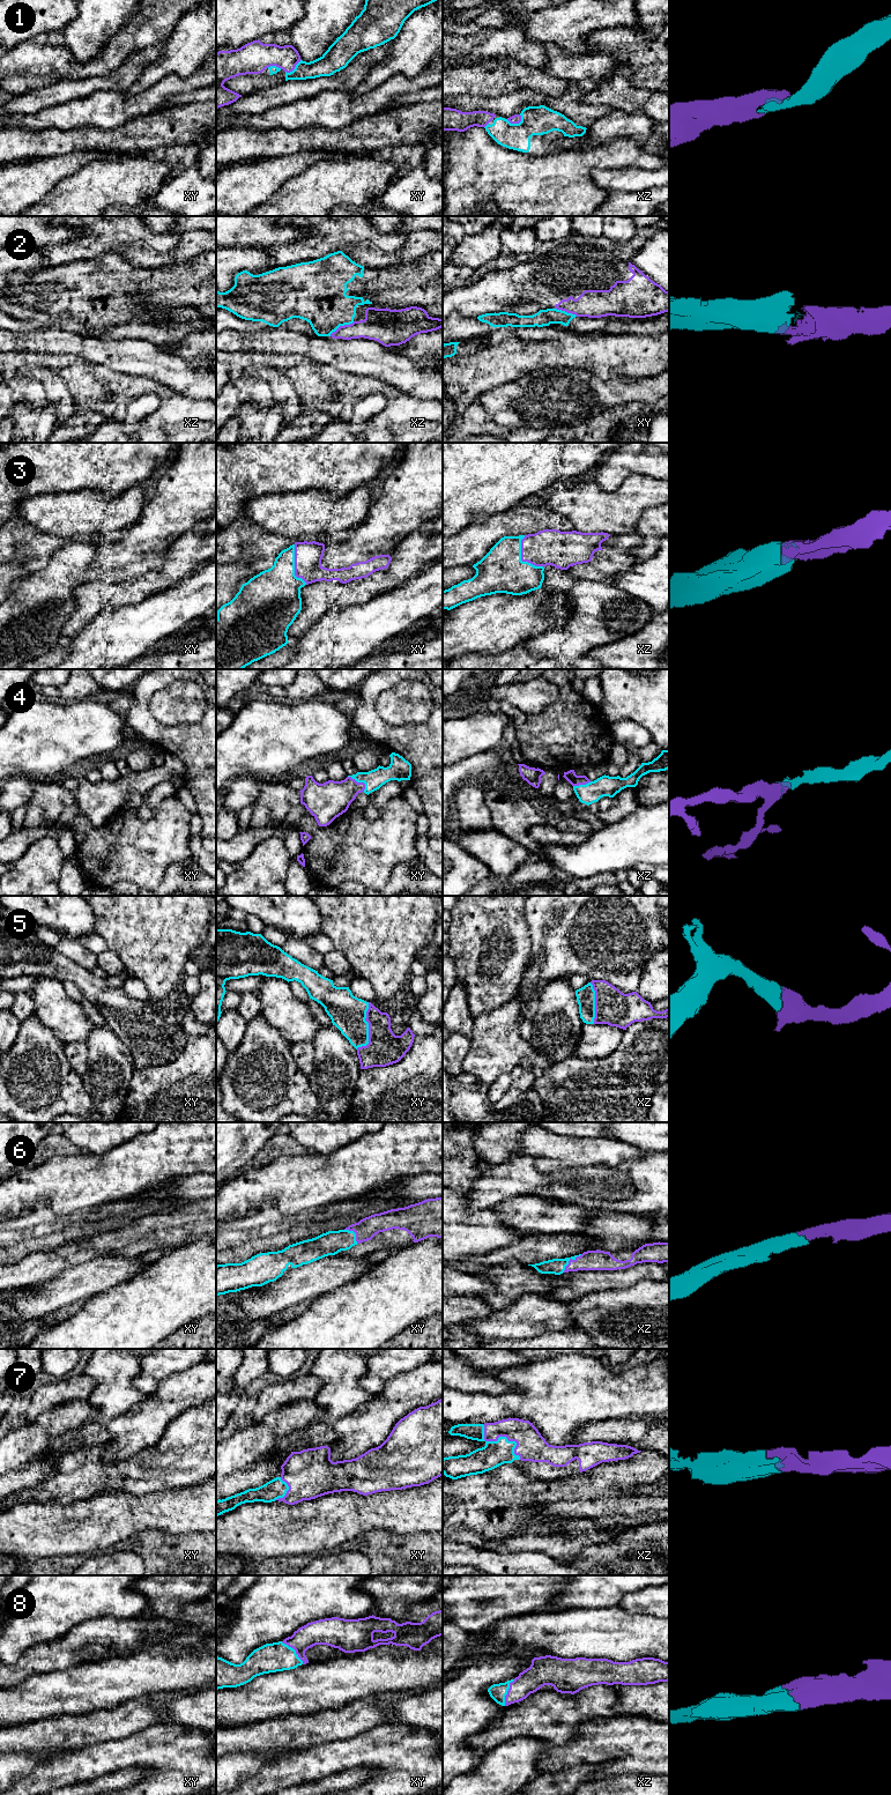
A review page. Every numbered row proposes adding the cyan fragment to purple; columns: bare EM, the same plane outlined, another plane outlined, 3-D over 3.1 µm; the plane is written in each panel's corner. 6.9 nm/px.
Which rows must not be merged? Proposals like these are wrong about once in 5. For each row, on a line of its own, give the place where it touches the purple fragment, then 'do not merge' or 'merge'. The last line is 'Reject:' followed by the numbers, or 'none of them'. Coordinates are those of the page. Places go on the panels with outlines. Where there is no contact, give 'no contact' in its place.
1: meets purple in xz at (515, 123); merge
2: meets purple in xz at (341, 326); do not merge
3: meets purple in xz at (521, 558); merge
4: meets purple in xy at (359, 783); merge
5: meets purple in xy at (369, 1029); merge
6: meets purple in xz at (570, 1260); merge
7: meets purple in xz at (502, 1436); merge
8: meets purple in xy at (295, 1649); merge
Reject: 2

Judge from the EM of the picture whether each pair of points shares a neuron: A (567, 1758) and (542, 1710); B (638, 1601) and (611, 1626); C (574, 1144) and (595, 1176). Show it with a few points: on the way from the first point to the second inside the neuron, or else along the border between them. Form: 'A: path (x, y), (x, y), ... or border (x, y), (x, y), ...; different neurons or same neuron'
A: border (580, 1727), (574, 1741), (552, 1745); different neurons
B: border (618, 1604), (628, 1611), (648, 1614), (654, 1617); different neurons
C: border (616, 1164), (566, 1166); different neurons

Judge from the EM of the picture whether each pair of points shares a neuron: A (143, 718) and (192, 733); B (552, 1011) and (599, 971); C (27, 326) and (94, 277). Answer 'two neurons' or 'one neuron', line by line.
A: one neuron
B: two neurons
C: two neurons

